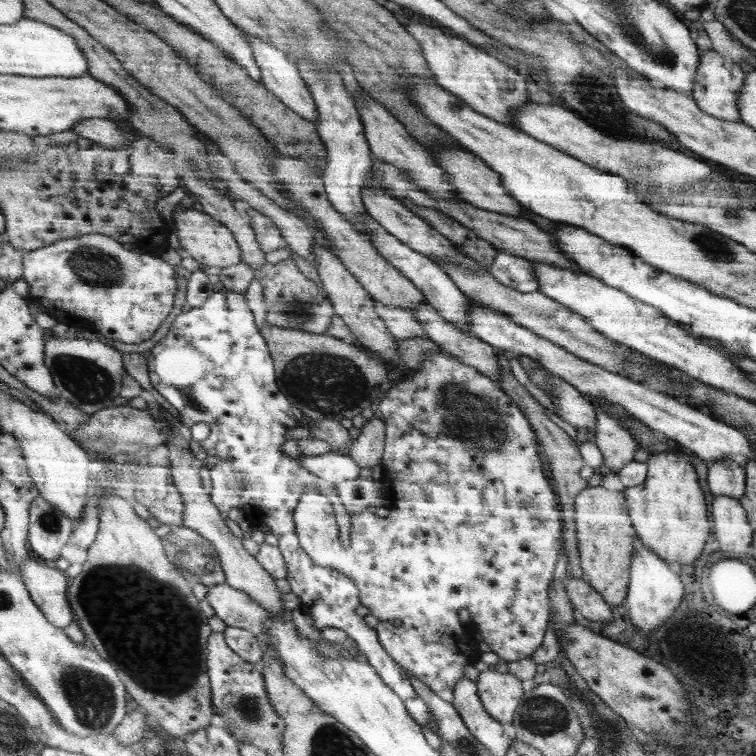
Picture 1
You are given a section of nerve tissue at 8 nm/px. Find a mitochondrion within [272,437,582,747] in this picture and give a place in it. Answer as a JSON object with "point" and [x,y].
{"point":[543,715]}

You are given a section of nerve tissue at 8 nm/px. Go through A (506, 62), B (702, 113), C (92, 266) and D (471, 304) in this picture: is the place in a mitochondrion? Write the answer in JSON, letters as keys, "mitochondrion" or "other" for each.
{"A":"other","B":"other","C":"mitochondrion","D":"other"}

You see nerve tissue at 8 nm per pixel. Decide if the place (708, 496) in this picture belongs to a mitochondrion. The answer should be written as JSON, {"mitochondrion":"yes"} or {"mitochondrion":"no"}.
{"mitochondrion":"no"}

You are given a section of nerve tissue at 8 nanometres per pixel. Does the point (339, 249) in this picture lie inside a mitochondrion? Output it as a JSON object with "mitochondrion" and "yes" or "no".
{"mitochondrion":"no"}

